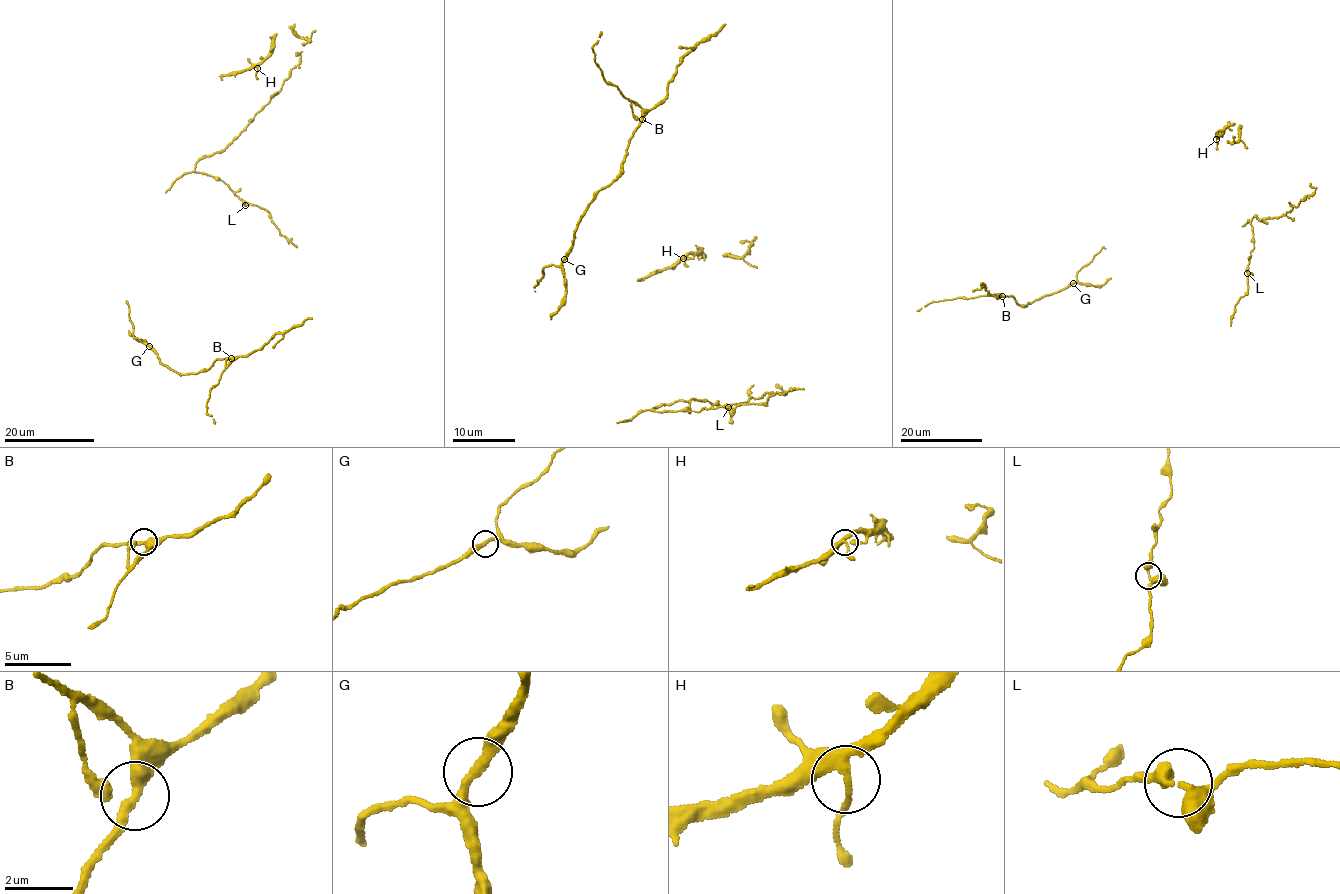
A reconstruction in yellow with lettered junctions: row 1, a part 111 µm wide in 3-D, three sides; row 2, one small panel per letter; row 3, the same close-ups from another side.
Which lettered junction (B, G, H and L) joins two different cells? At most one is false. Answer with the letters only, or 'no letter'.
no letter

